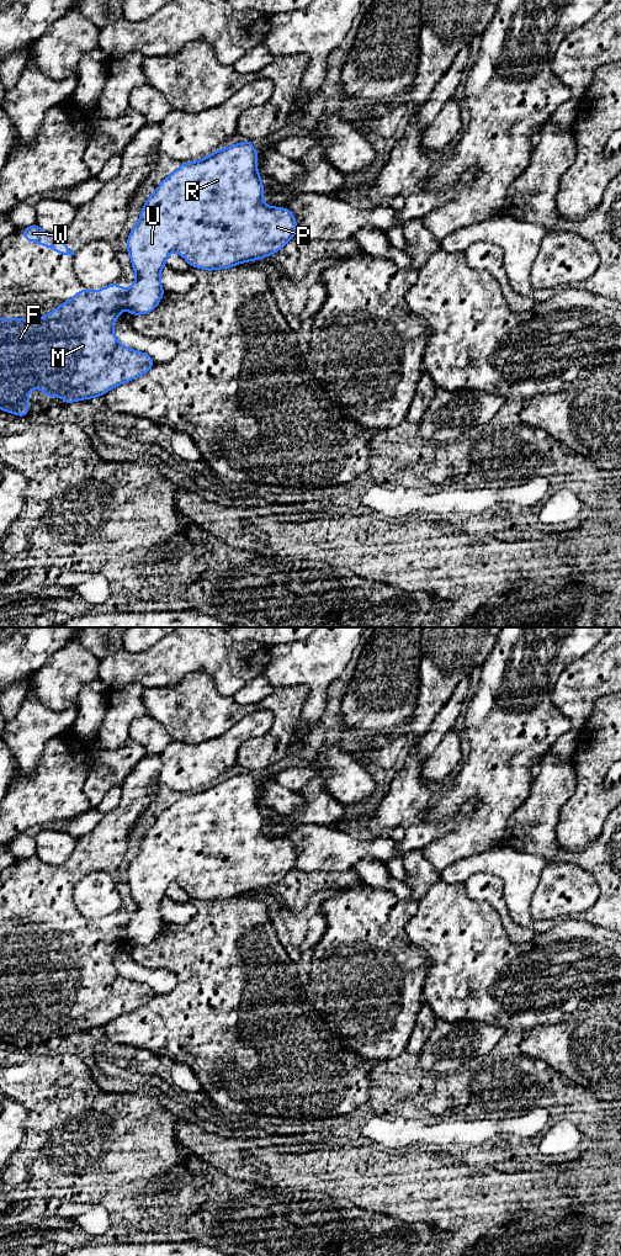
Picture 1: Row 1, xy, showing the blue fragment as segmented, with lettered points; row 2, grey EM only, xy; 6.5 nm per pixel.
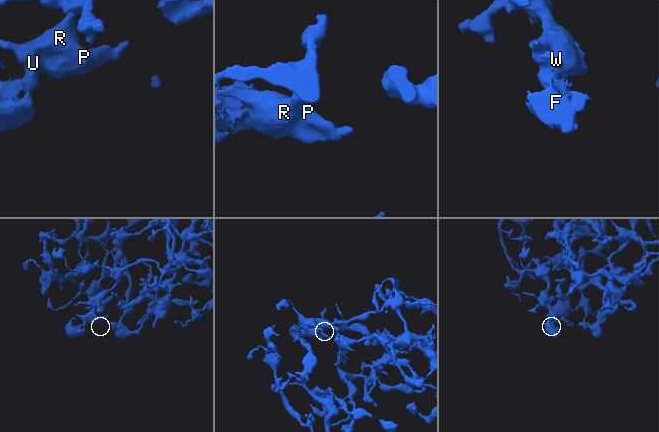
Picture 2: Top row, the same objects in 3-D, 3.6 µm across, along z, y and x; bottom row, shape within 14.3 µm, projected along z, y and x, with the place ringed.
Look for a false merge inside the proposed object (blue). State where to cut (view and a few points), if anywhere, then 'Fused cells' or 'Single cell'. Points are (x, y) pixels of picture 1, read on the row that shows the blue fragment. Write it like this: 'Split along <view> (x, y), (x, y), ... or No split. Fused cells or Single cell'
Split along xy (127, 292), (125, 306). Fused cells

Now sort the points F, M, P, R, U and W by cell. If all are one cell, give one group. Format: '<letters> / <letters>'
F M W / P R U

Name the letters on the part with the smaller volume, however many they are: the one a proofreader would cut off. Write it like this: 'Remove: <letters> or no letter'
Remove: F, M, W

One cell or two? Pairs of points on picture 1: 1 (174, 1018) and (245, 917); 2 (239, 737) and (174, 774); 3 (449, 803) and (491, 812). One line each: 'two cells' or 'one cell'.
1: one cell
2: one cell
3: one cell

